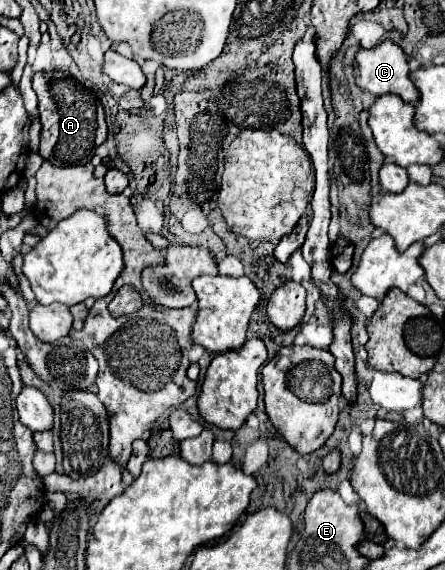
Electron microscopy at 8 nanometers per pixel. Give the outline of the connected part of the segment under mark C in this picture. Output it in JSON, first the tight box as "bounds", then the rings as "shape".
{"bounds":[354,41,418,103],"shape":[[[382,41],[380,45],[372,49],[358,49],[354,77],[356,77],[356,85],[364,91],[370,91],[372,95],[394,93],[402,97],[406,103],[416,103],[418,99],[418,89],[410,81],[410,69],[408,69],[406,55],[394,41]]]}

